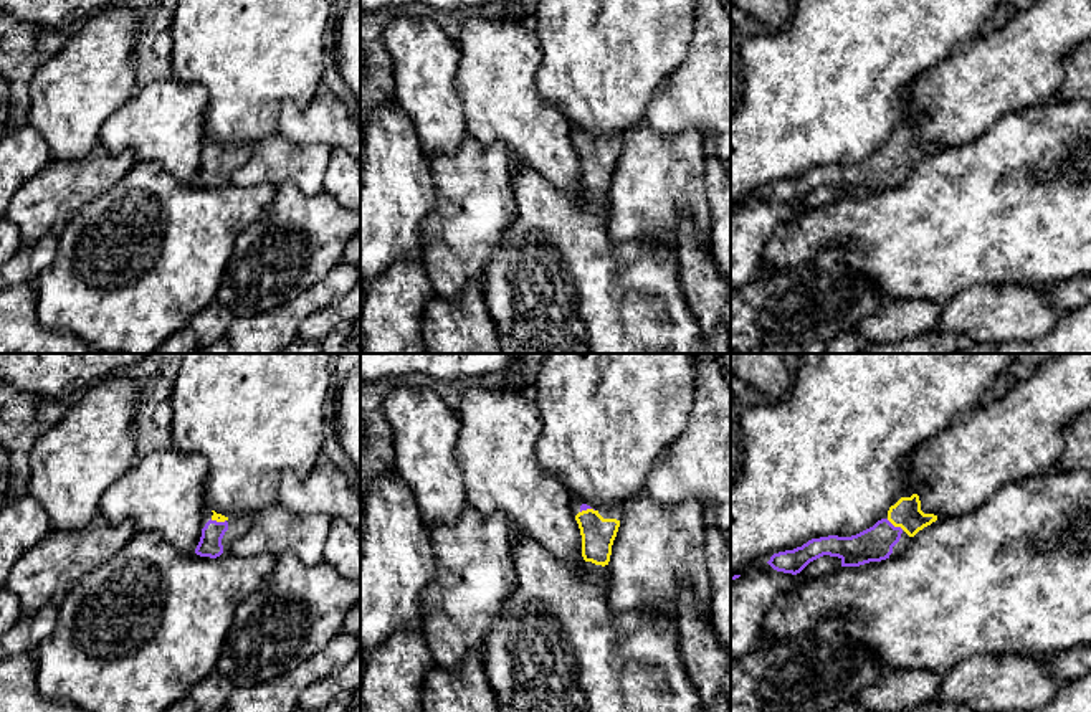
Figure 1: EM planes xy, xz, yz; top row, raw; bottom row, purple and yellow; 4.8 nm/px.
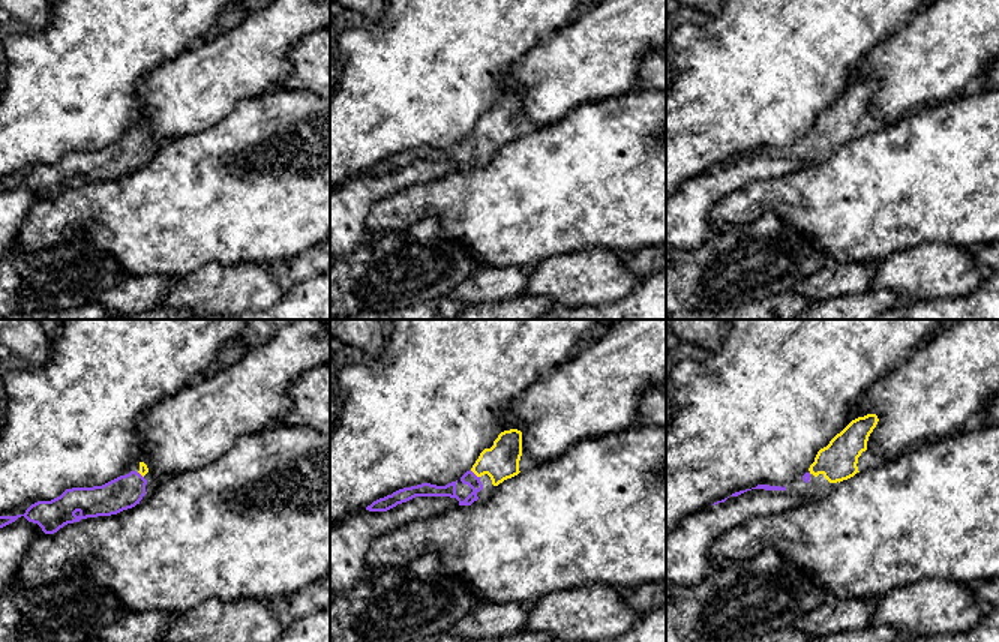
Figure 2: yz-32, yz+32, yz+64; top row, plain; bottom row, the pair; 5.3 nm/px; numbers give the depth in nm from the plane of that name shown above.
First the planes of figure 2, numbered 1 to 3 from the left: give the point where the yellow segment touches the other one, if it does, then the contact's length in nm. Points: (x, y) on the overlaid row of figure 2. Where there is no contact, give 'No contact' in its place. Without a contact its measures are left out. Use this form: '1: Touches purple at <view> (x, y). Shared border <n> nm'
1: Touches purple at yz-32 (140, 474). Shared border 50 nm
2: Touches purple at yz+32 (473, 473). Shared border 70 nm
3: No contact

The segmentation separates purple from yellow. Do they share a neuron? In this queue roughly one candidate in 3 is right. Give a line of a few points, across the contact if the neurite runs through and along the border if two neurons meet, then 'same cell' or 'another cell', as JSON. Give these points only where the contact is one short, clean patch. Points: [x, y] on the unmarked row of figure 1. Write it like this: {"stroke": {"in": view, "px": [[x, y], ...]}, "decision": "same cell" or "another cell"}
{"stroke": {"in": "yz", "px": [[875, 174], [893, 156], [906, 142]]}, "decision": "same cell"}

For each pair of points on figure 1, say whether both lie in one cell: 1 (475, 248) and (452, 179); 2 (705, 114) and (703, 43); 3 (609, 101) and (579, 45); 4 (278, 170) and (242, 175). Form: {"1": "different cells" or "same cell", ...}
{"1": "same cell", "2": "same cell", "3": "same cell", "4": "same cell"}

